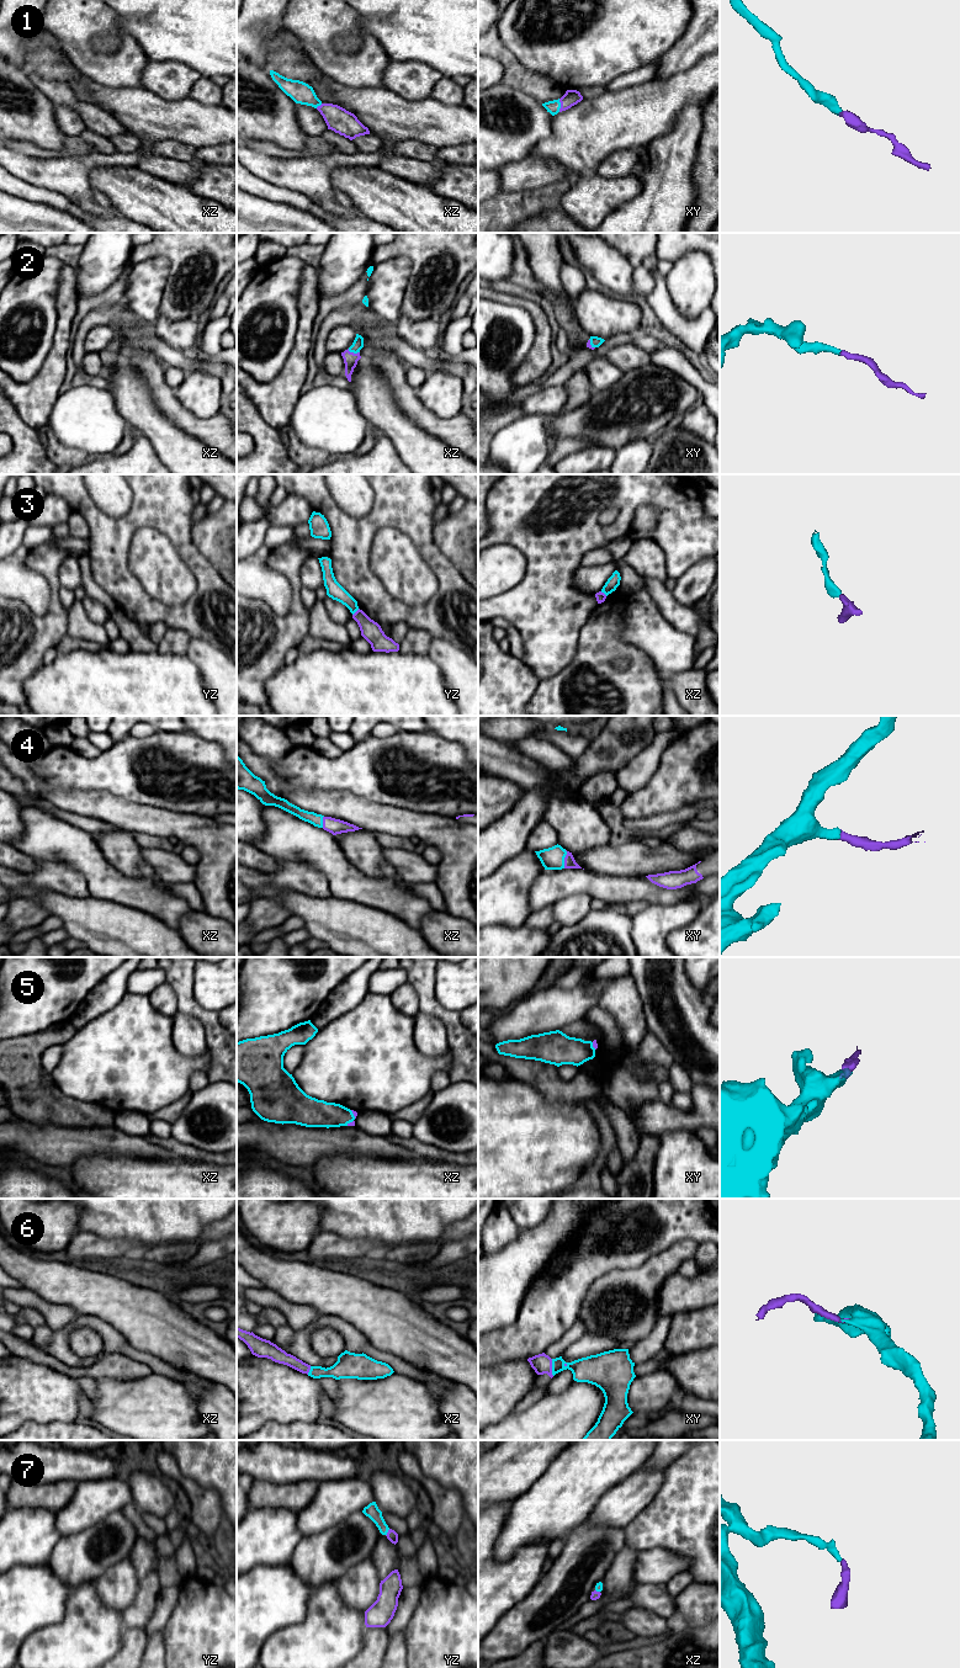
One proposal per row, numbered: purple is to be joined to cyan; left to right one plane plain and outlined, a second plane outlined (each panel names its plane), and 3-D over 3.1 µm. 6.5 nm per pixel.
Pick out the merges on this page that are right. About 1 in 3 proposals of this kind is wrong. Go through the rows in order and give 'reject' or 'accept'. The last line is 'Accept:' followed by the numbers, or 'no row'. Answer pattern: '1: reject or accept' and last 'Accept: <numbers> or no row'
1: accept
2: accept
3: accept
4: accept
5: accept
6: accept
7: accept
Accept: 1, 2, 3, 4, 5, 6, 7

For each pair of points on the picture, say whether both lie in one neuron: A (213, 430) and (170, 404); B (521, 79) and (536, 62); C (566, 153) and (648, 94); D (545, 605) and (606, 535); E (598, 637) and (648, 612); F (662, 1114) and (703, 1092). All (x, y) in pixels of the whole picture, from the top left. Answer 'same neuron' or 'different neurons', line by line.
A: same neuron
B: different neurons
C: same neuron
D: same neuron
E: different neurons
F: same neuron

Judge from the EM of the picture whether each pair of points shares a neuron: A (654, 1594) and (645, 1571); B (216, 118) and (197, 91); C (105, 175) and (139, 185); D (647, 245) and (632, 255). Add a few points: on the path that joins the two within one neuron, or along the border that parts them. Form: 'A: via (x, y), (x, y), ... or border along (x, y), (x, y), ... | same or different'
A: border along (638, 1583), (666, 1584) | different
B: border along (190, 96), (207, 105), (219, 105) | different
C: via (113, 181), (131, 185) | same
D: via (643, 245), (636, 251) | same

